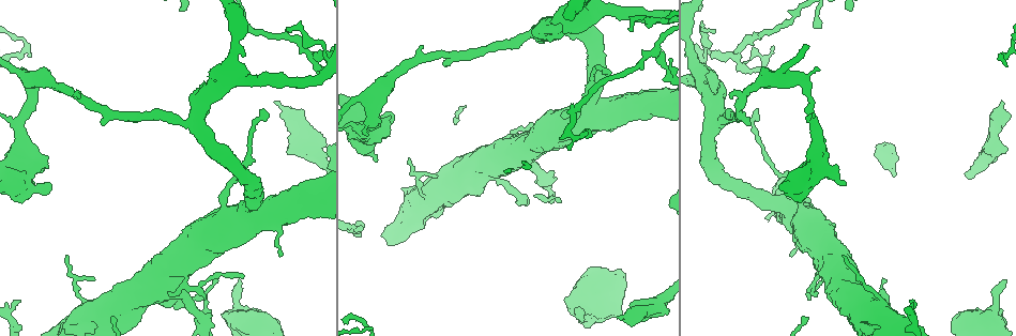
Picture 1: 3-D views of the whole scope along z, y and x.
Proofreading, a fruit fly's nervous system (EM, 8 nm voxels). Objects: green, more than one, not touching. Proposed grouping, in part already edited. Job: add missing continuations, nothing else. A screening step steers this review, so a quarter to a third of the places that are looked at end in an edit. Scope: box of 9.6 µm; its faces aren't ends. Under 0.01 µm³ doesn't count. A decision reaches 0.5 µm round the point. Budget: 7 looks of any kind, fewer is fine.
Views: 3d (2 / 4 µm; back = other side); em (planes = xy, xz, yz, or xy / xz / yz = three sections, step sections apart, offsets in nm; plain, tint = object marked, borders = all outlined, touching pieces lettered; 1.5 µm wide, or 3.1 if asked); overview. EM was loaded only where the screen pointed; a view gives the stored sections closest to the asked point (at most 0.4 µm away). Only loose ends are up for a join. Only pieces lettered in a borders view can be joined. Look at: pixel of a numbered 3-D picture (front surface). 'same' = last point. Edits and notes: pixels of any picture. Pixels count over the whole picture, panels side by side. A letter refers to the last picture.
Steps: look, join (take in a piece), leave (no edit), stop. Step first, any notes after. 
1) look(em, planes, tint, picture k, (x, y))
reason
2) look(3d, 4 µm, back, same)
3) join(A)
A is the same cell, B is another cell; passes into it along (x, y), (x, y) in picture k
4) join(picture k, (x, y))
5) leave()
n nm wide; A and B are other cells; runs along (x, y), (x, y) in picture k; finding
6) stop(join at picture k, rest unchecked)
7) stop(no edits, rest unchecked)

look(3d, 4 µm, picture 1, (275, 101))
an open end

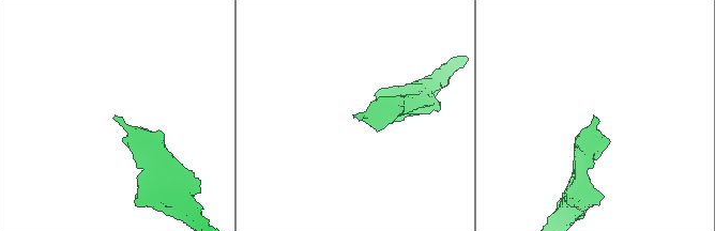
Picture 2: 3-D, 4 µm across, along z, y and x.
look(em, xy, step 8, plain, picture 2, (595, 117))
need the tissue

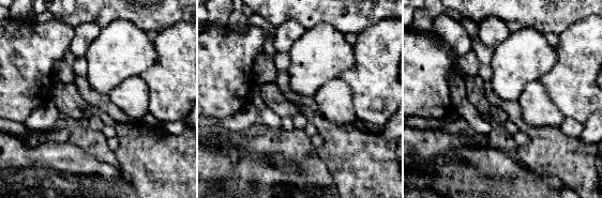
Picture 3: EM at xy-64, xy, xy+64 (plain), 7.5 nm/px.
look(em, xy, step 8, borders, same)
see the neighbours

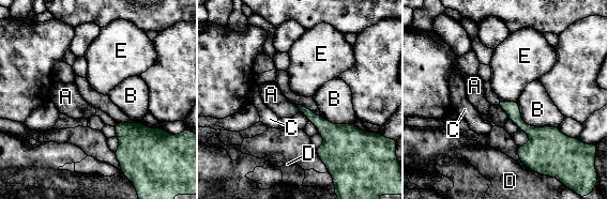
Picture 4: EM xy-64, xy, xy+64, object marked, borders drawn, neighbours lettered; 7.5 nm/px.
leave()
A, B, C, D and E are other cells; border along (500, 98), (516, 101) in picture 4; none of them fits

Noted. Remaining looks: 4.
look(3d, 4 µm, picture 1, (582, 320))
branch stops here

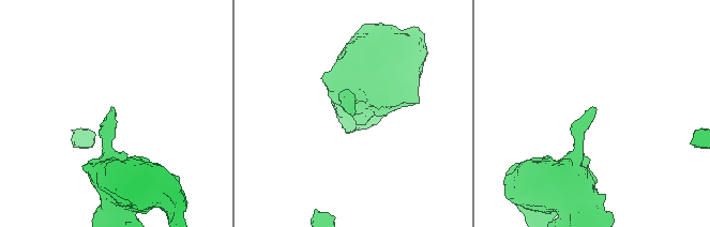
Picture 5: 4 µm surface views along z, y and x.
look(em, planes, tint, picture 5, (351, 116))

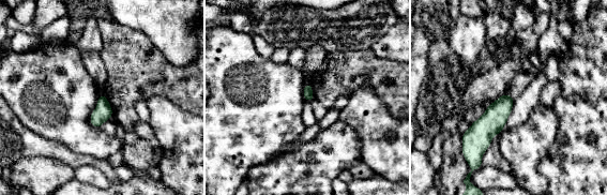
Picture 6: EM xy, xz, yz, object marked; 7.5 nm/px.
look(em, planes, borders, same)
what lies round it

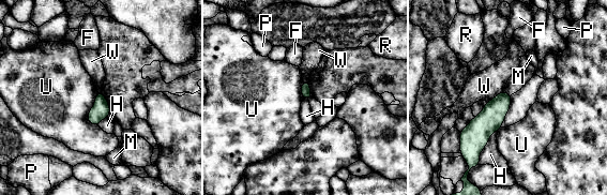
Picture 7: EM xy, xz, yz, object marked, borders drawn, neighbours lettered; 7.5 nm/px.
leave()
F, H, M, P, R, U and W are other cells; border along (497, 131), (481, 152), (479, 164) in picture 7; no lettered piece goes on from it

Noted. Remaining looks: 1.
look(em, planes, borders, picture 1, (590, 135))
an open end

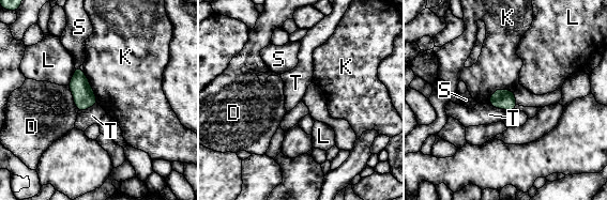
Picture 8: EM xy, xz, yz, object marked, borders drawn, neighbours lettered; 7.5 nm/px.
leave()
D, K, L, S and T are other cells; border along (514, 90), (497, 89), (488, 103) in picture 8; none of them fits

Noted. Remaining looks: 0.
stop(no edits, rest unchecked)

